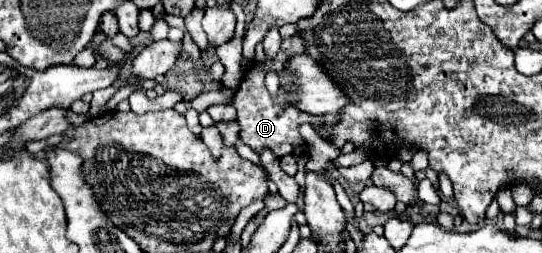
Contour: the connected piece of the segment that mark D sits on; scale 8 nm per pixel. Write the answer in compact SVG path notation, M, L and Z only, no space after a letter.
M278 51L278 55L274 59L266 59L262 65L258 65L256 61L248 67L248 71L244 73L244 79L234 95L234 107L238 111L238 123L242 127L242 141L252 147L256 153L260 153L262 149L270 149L276 157L284 157L290 155L296 147L304 145L306 141L300 137L298 127L308 123L312 125L316 131L322 131L326 127L326 119L318 117L318 115L310 115L304 113L300 109L294 107L294 103L290 103L284 95L284 89L280 87L278 97L272 97L264 85L264 77L268 71L276 71L280 77L286 75L286 65L290 61L290 55L286 55L284 51Z

